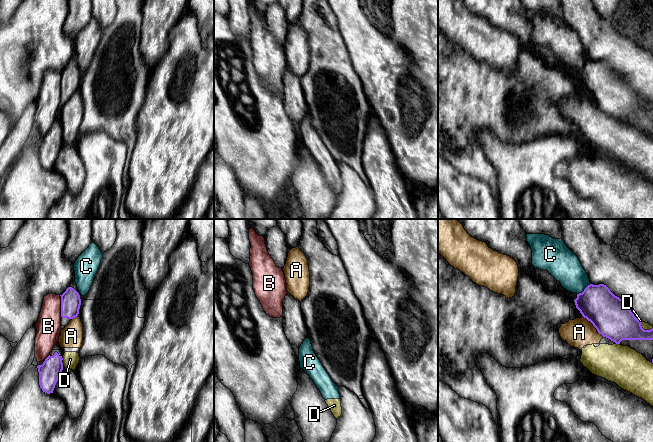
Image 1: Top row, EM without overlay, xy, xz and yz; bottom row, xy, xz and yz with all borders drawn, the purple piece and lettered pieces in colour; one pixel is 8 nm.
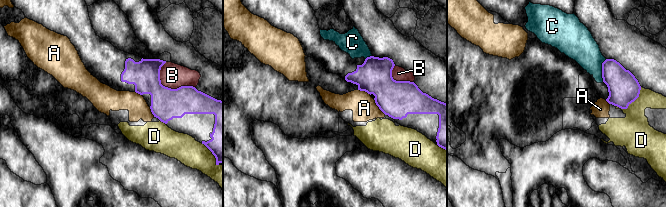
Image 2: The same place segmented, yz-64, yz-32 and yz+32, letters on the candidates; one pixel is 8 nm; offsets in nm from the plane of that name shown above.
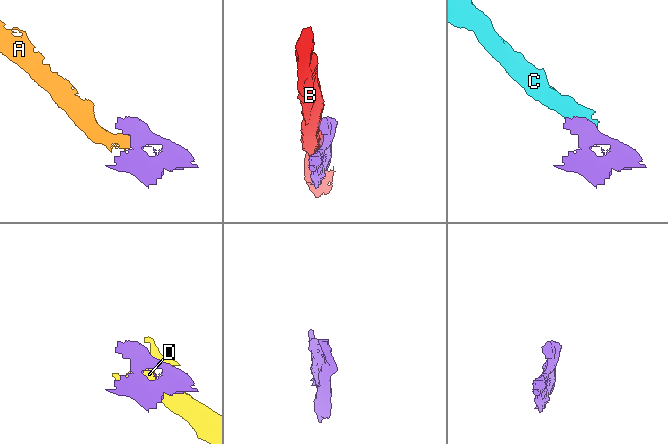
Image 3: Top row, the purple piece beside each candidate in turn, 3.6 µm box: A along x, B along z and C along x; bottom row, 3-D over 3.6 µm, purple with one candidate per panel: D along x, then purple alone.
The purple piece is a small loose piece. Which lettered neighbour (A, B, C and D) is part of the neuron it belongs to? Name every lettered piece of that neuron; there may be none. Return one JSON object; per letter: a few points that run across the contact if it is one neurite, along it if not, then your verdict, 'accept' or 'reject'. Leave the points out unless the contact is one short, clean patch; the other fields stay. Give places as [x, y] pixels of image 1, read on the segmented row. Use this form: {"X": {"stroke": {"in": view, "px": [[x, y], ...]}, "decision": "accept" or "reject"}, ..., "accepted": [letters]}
{"A": {"stroke": {"in": "yz", "px": [[583, 316], [603, 336]]}, "decision": "reject"}, "B": {"decision": "reject"}, "C": {"decision": "reject"}, "D": {"decision": "reject"}, "accepted": []}

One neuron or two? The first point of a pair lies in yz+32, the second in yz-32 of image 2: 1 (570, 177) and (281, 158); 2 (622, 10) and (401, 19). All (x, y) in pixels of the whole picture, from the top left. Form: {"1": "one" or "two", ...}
{"1": "one", "2": "two"}

